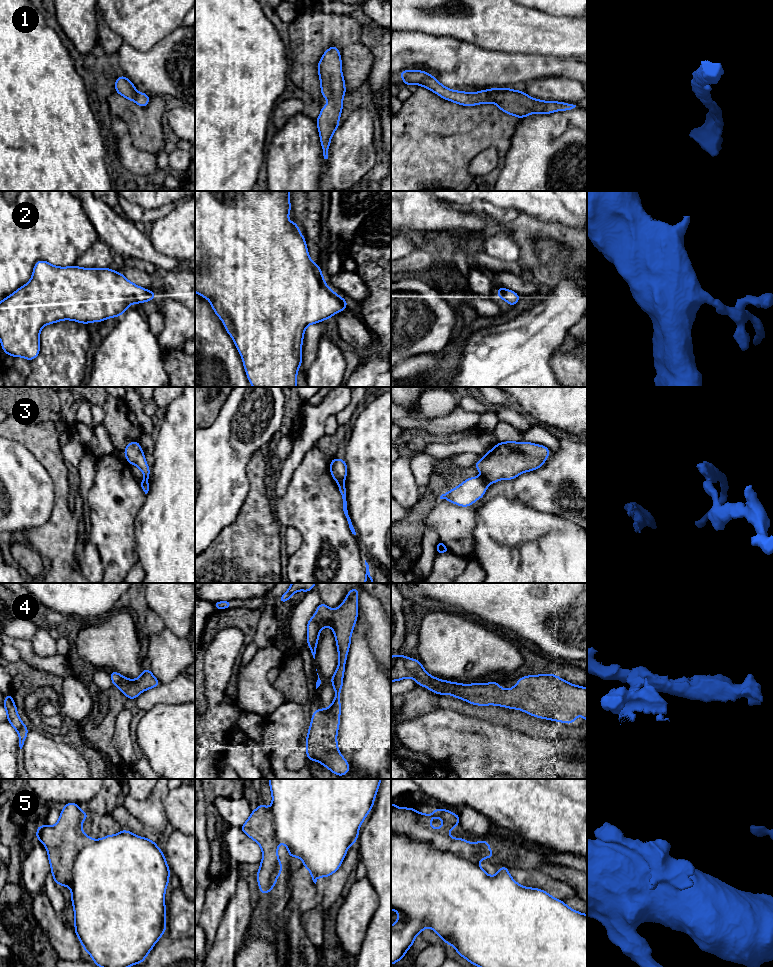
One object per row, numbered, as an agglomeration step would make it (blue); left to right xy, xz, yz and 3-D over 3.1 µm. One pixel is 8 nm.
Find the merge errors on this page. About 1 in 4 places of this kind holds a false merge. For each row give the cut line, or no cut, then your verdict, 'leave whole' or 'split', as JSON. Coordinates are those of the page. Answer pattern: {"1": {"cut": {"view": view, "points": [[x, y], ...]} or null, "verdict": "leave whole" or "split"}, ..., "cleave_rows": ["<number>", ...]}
{"1": {"cut": null, "verdict": "leave whole"}, "2": {"cut": null, "verdict": "leave whole"}, "3": {"cut": {"view": "yz", "points": [[483, 477], [488, 484]]}, "verdict": "split"}, "4": {"cut": null, "verdict": "leave whole"}, "5": {"cut": {"view": "yz", "points": [[391, 830], [429, 842], [436, 849], [450, 851], [477, 864]]}, "verdict": "split"}, "cleave_rows": ["3", "5"]}

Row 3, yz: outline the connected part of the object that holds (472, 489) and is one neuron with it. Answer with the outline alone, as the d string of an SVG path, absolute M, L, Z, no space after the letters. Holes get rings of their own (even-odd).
M471 477L442 494L440 499L448 500L461 507L469 507L485 495L488 485L484 477Z

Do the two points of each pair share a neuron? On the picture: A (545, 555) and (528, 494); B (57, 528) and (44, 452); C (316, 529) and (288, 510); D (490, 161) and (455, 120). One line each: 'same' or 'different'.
A: different
B: same
C: same
D: different

